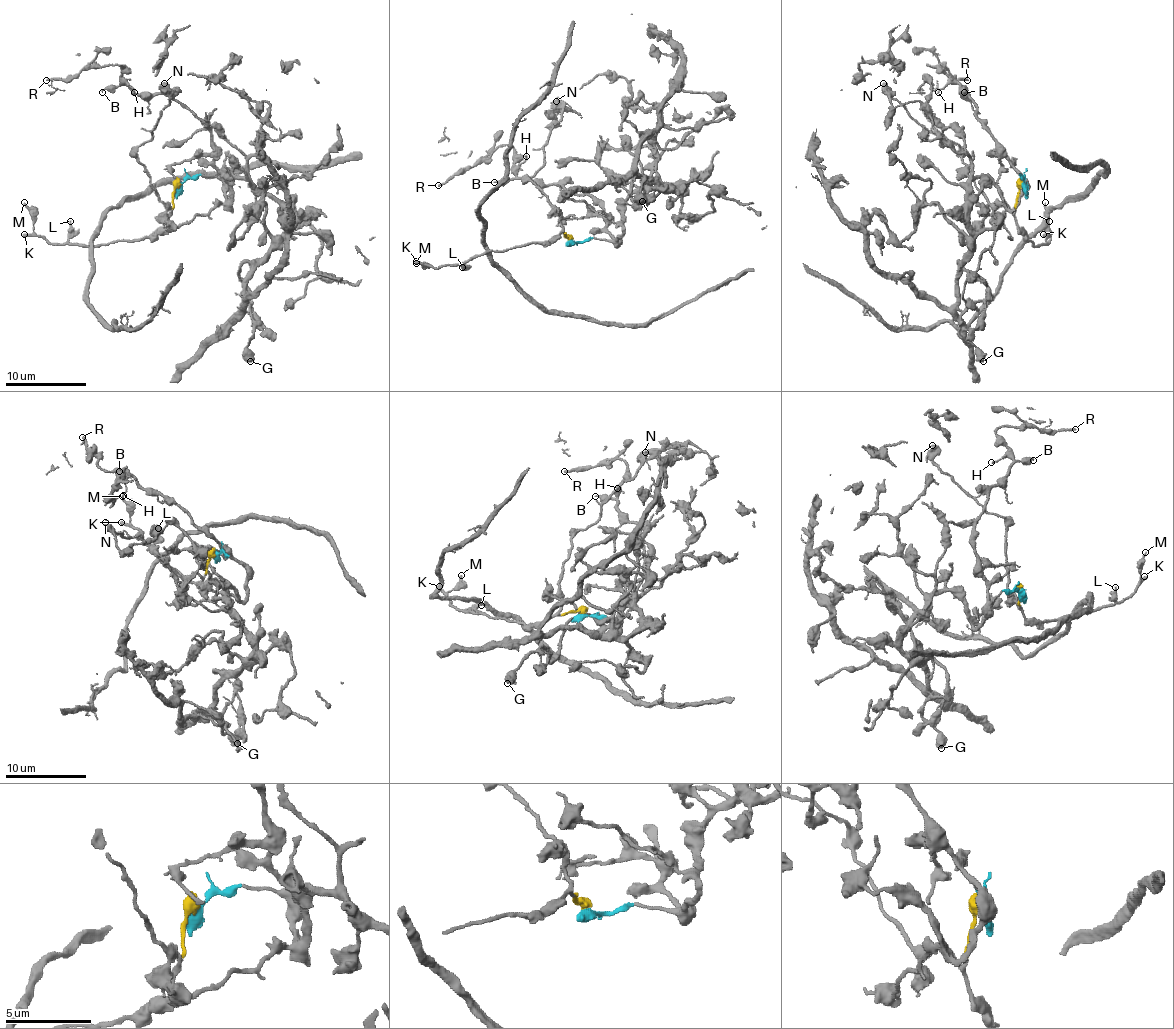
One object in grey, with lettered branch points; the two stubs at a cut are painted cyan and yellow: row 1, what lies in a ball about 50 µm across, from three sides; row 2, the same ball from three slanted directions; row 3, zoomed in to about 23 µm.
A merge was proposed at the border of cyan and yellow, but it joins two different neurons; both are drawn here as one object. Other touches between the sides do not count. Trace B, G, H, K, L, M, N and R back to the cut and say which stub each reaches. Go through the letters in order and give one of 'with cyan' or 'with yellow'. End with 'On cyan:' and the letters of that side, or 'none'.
B: with cyan
G: with cyan
H: with cyan
K: with yellow
L: with yellow
M: with yellow
N: with yellow
R: with cyan
On cyan: B, G, H, R

